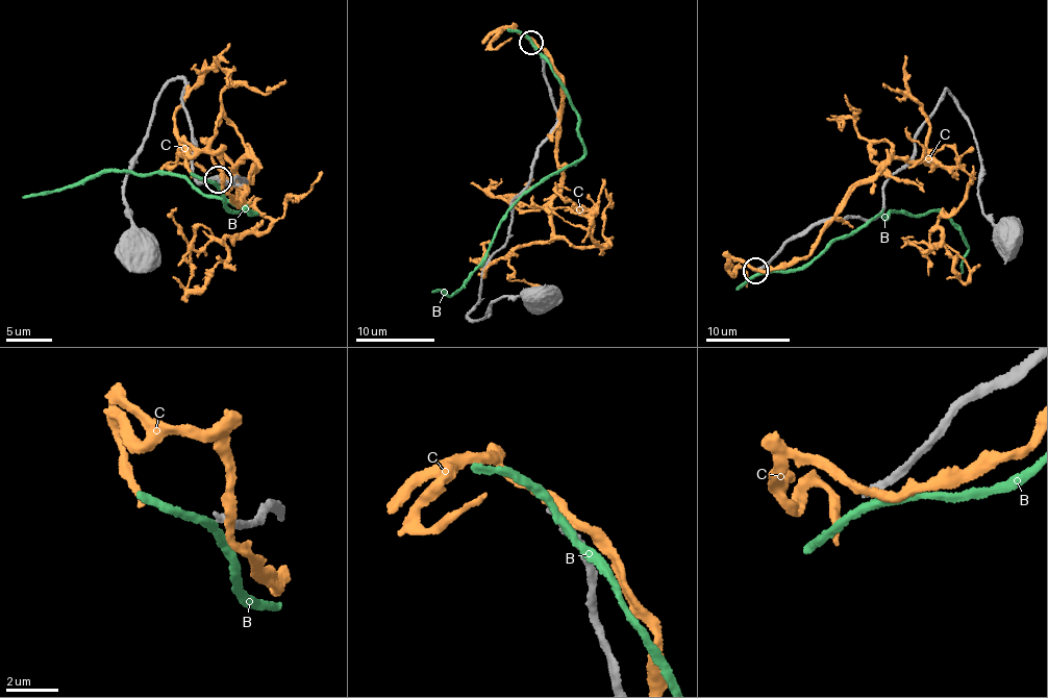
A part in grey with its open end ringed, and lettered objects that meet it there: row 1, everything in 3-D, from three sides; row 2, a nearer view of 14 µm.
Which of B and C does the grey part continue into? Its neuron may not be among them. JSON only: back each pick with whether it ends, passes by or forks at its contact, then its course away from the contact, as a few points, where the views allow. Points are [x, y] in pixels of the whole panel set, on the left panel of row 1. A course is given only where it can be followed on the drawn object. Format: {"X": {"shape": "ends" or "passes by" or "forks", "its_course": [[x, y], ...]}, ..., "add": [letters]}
{"add": []}

